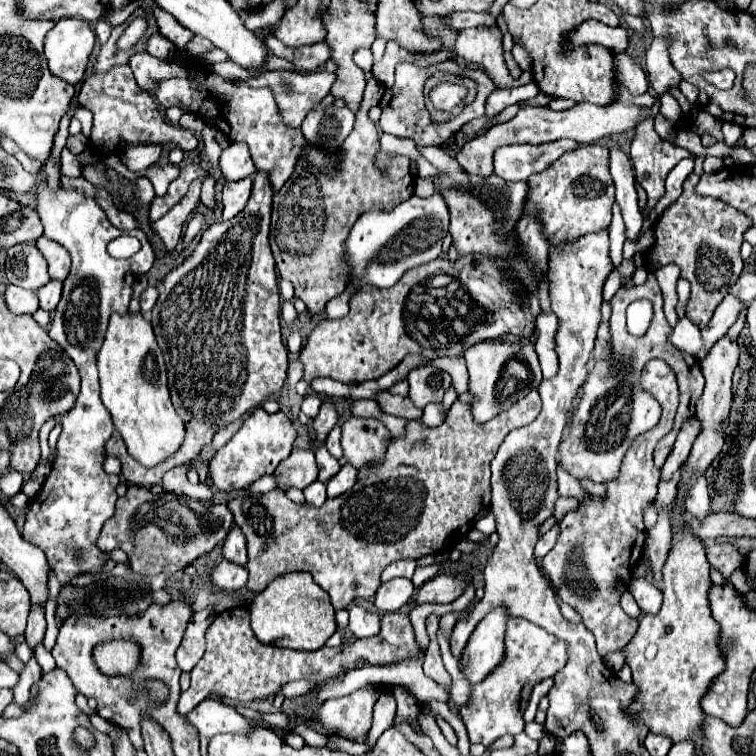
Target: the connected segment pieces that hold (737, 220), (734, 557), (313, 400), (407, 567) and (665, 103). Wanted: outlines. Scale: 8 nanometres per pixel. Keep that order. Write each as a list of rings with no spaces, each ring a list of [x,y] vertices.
[[[690,174],[684,182],[684,192],[680,198],[666,208],[666,212],[656,222],[654,230],[654,246],[646,252],[648,268],[662,268],[664,264],[678,264],[682,268],[682,278],[692,284],[690,302],[686,306],[686,318],[690,318],[696,326],[706,328],[708,320],[712,320],[716,306],[728,294],[728,288],[736,284],[742,272],[742,258],[740,258],[740,244],[742,234],[752,226],[750,218],[744,212],[734,210],[732,206],[716,200],[706,198],[696,192],[700,176]]]
[[[708,542],[706,544],[706,556],[708,562],[724,576],[730,578],[734,570],[738,570],[744,562],[740,552],[732,546],[732,544],[716,544],[716,542]]]
[[[310,394],[310,396],[306,396],[304,402],[302,402],[302,412],[304,412],[308,418],[316,418],[316,414],[318,414],[318,410],[320,410],[320,404],[322,404],[320,396],[318,396],[318,394]]]
[[[399,560],[387,566],[381,574],[381,582],[391,580],[396,577],[405,577],[411,579],[416,568],[414,560]]]
[[[669,93],[659,97],[660,100],[660,113],[665,116],[666,119],[672,122],[678,122],[680,116],[683,115],[682,109],[678,104],[677,100],[672,97]]]

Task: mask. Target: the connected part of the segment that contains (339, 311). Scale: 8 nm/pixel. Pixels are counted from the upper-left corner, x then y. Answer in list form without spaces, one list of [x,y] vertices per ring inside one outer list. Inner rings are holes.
[[[346,288],[340,296],[332,298],[332,300],[326,304],[326,318],[330,318],[330,320],[342,318],[342,316],[348,312],[348,300],[350,300],[350,294],[348,294],[348,288]]]

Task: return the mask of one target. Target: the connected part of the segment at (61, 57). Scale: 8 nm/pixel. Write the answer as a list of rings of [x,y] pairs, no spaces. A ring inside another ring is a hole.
[[[58,20],[56,26],[48,32],[44,46],[50,70],[70,84],[80,82],[88,66],[94,42],[96,34],[86,20]]]

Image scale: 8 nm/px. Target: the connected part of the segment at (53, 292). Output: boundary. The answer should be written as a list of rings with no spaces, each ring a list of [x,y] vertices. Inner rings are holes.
[[[50,280],[48,284],[44,284],[44,288],[38,290],[40,308],[52,312],[60,300],[60,294],[62,294],[62,282],[60,280]]]

